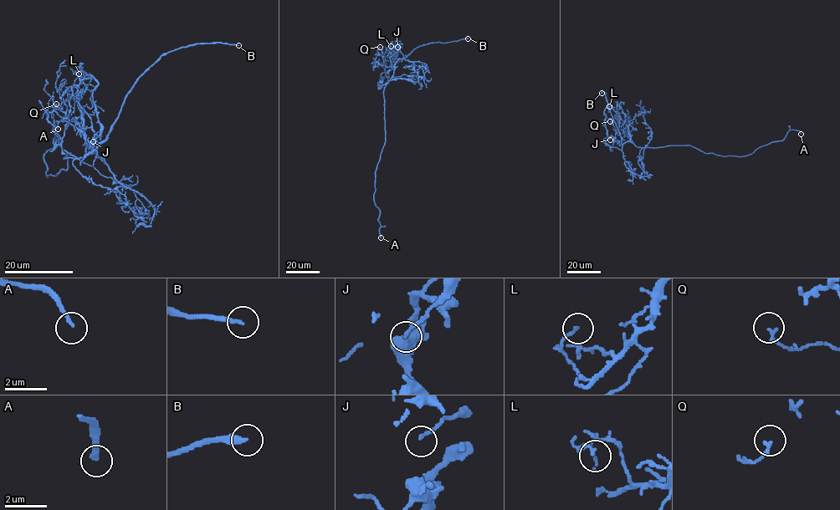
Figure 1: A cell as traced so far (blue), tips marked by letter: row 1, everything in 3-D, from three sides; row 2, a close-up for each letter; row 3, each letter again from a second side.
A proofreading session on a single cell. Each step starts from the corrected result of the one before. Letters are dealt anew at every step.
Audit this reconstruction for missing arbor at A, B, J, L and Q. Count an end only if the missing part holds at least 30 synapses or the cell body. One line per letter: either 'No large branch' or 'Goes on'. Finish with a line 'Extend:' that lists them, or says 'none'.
A: Goes on
B: Goes on
J: No large branch
L: No large branch
Q: No large branch
Extend: A, B

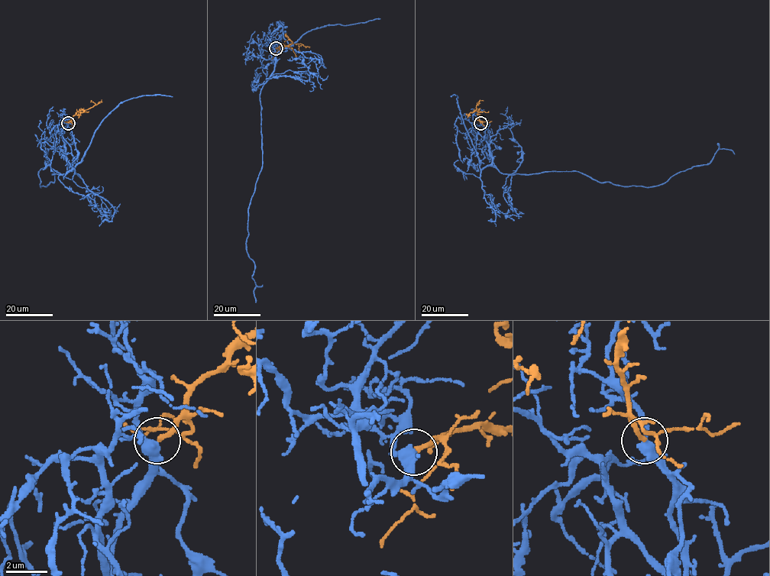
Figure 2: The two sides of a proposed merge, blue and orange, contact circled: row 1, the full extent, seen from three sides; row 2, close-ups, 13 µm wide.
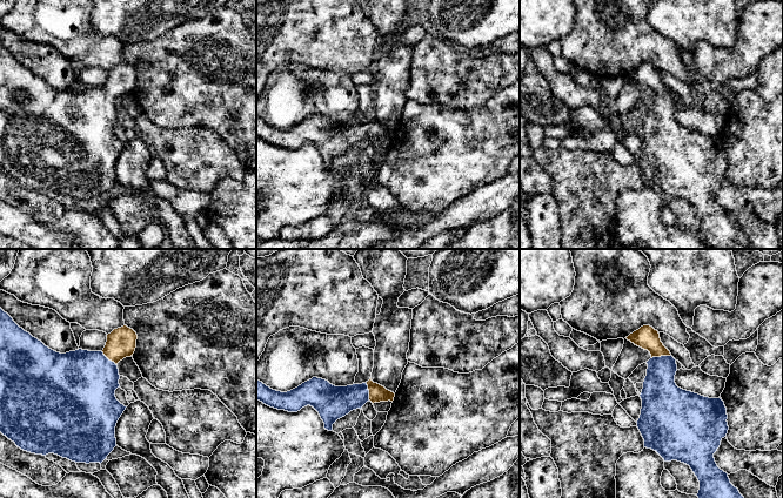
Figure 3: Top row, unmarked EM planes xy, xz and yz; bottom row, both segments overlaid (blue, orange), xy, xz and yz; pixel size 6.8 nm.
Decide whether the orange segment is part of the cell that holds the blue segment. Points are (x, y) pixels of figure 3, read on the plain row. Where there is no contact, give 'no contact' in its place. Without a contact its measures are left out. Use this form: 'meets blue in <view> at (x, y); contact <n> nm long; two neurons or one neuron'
meets blue in xz at (368, 128); contact 140 nm long; one neuron

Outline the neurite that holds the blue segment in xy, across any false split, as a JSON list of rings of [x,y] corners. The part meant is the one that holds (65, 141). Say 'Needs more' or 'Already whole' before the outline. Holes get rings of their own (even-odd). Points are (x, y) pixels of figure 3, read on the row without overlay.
Needs more. [[[0,45],[0,169],[15,180],[24,188],[46,193],[58,191],[75,200],[102,200],[116,183],[115,163],[127,143],[121,141],[115,134],[115,127],[120,124],[118,100],[126,94],[133,93],[136,85],[136,69],[123,62],[114,66],[107,72],[107,79],[102,88],[75,87],[66,90],[56,89],[46,83],[41,78],[20,65],[13,55]]]

